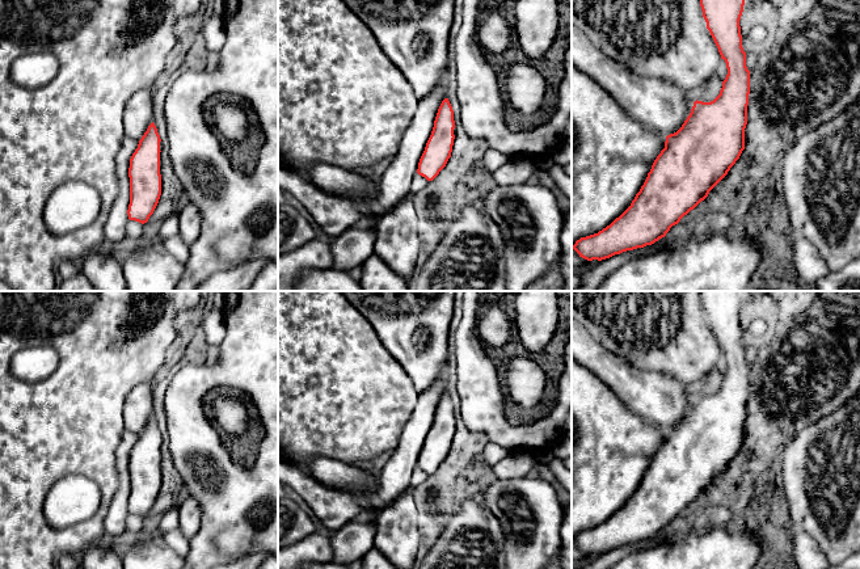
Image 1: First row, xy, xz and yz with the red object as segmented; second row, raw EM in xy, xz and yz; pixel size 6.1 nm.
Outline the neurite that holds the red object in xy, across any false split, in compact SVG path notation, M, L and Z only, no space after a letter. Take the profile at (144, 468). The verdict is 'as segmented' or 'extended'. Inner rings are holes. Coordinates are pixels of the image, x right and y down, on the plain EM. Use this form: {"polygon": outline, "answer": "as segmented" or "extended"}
{"polygon": "M152 416L130 452L130 514L147 517L161 489L160 429Z", "answer": "as segmented"}

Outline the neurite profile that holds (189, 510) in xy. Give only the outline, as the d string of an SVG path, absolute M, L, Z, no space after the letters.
M187 496L181 503L178 503L180 530L182 534L191 539L201 526L201 507L198 501Z

